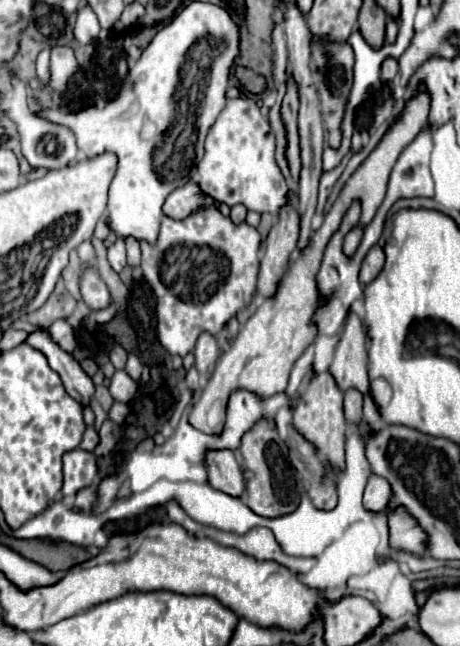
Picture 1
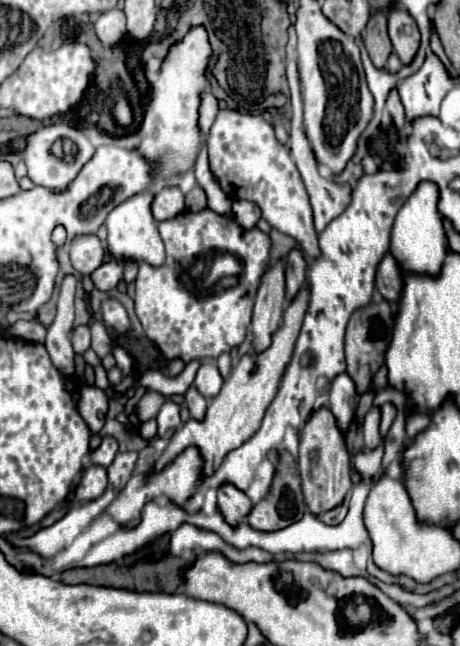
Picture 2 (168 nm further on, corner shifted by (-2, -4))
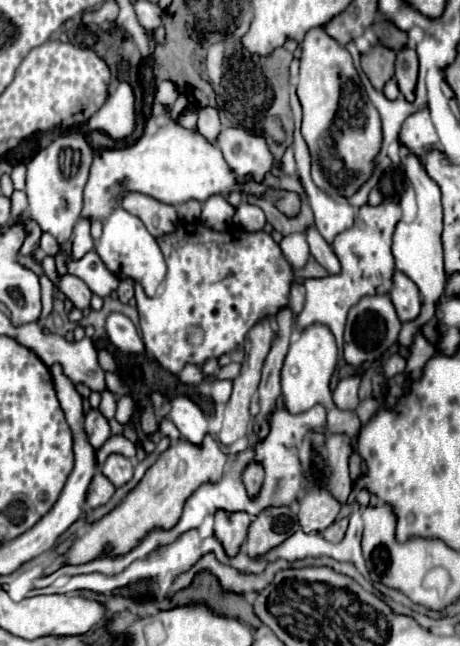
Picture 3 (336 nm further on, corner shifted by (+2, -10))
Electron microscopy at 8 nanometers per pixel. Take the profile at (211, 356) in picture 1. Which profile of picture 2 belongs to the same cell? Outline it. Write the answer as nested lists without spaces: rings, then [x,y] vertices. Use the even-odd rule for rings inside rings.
[[[206,360],[200,364],[198,368],[198,374],[196,374],[196,380],[194,380],[194,386],[198,386],[198,390],[208,398],[212,400],[220,388],[222,388],[222,376],[216,368],[216,364],[212,360]]]

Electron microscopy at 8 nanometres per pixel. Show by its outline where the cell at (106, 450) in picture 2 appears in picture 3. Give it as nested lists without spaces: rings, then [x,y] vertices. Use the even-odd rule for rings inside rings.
[[[110,454],[106,464],[102,466],[102,474],[116,486],[116,488],[122,488],[126,482],[132,480],[132,474],[134,474],[134,466],[128,458],[120,456],[120,454]]]

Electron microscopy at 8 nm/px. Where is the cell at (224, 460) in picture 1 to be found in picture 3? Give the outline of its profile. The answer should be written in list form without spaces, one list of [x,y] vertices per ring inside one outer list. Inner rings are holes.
[[[216,512],[216,524],[214,524],[214,536],[220,540],[220,544],[224,546],[224,552],[232,558],[240,552],[246,534],[248,534],[248,526],[250,526],[250,516],[246,516],[246,512]]]

